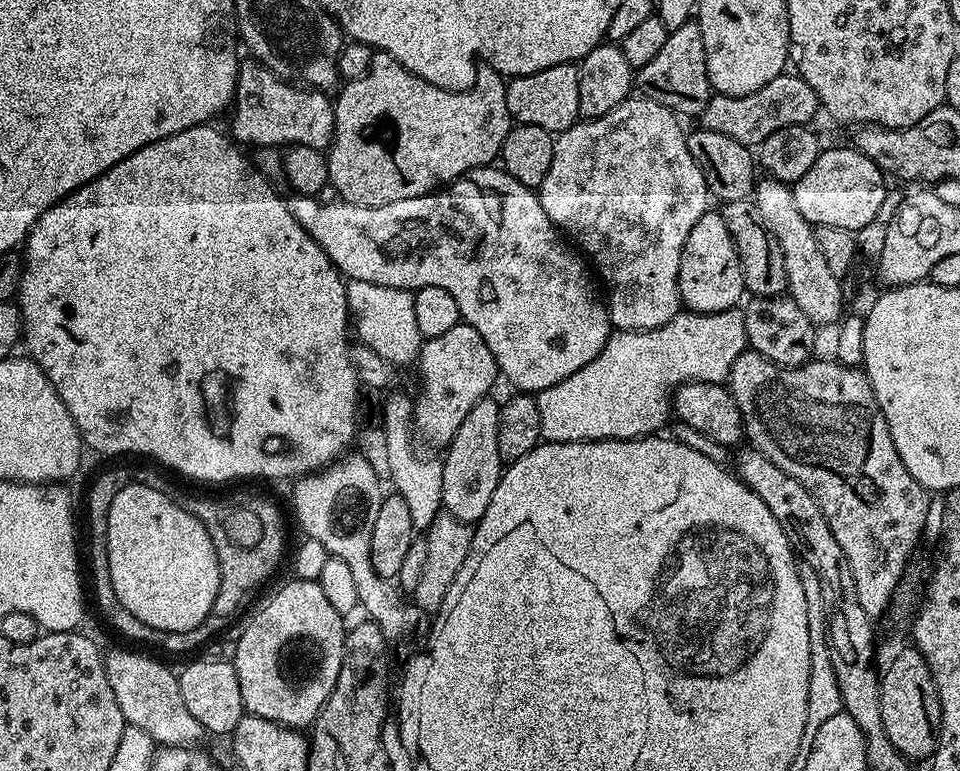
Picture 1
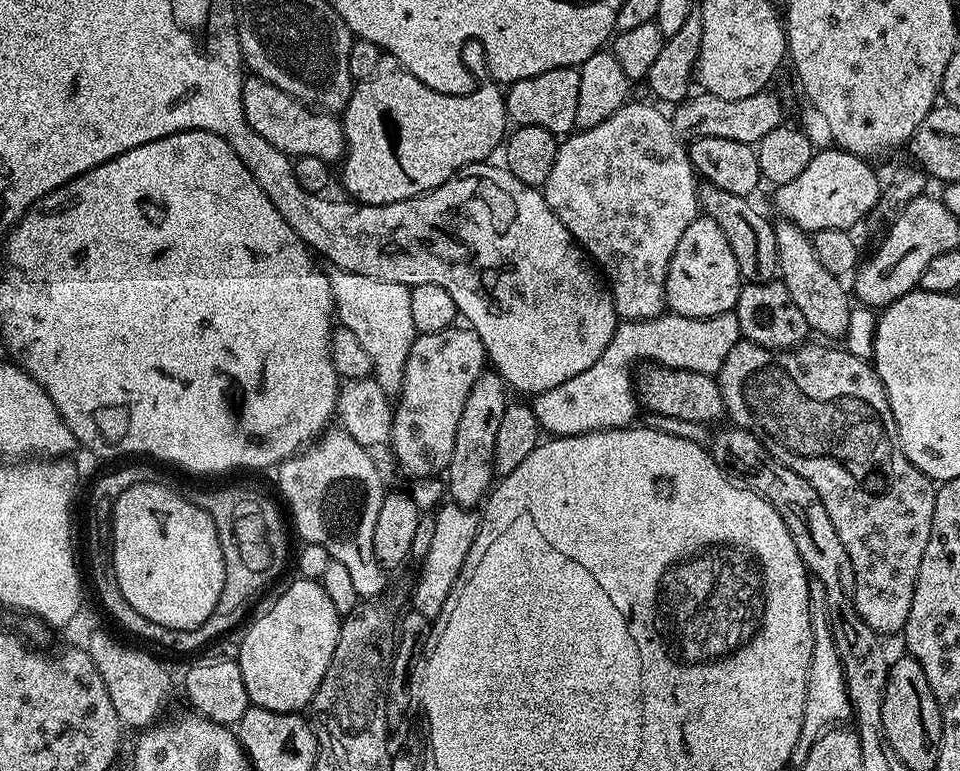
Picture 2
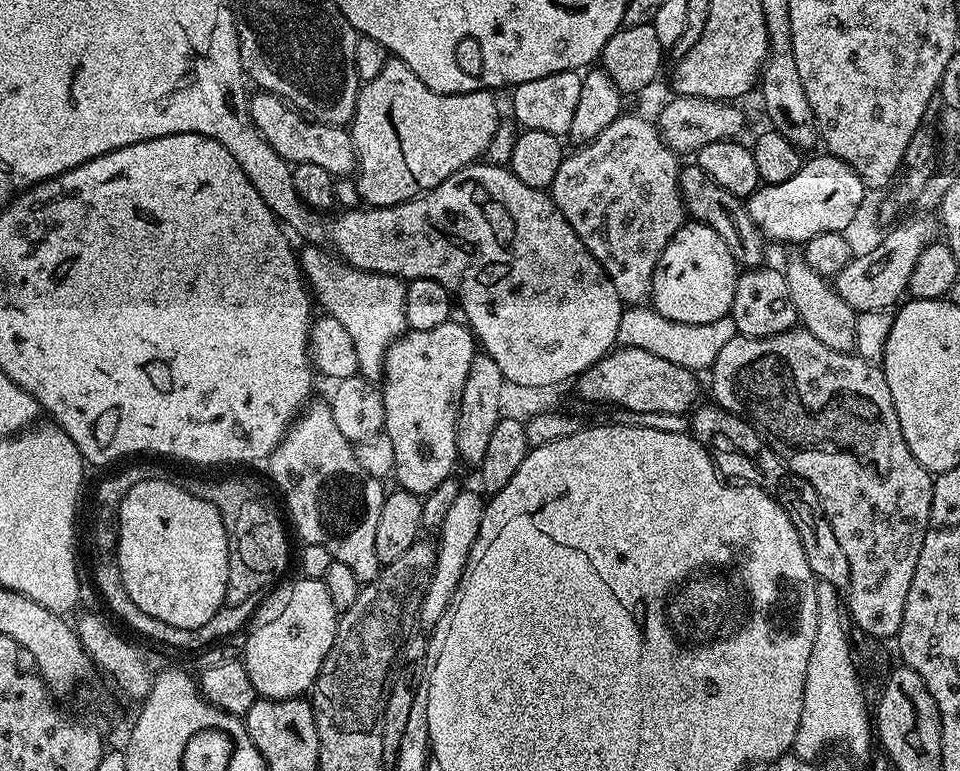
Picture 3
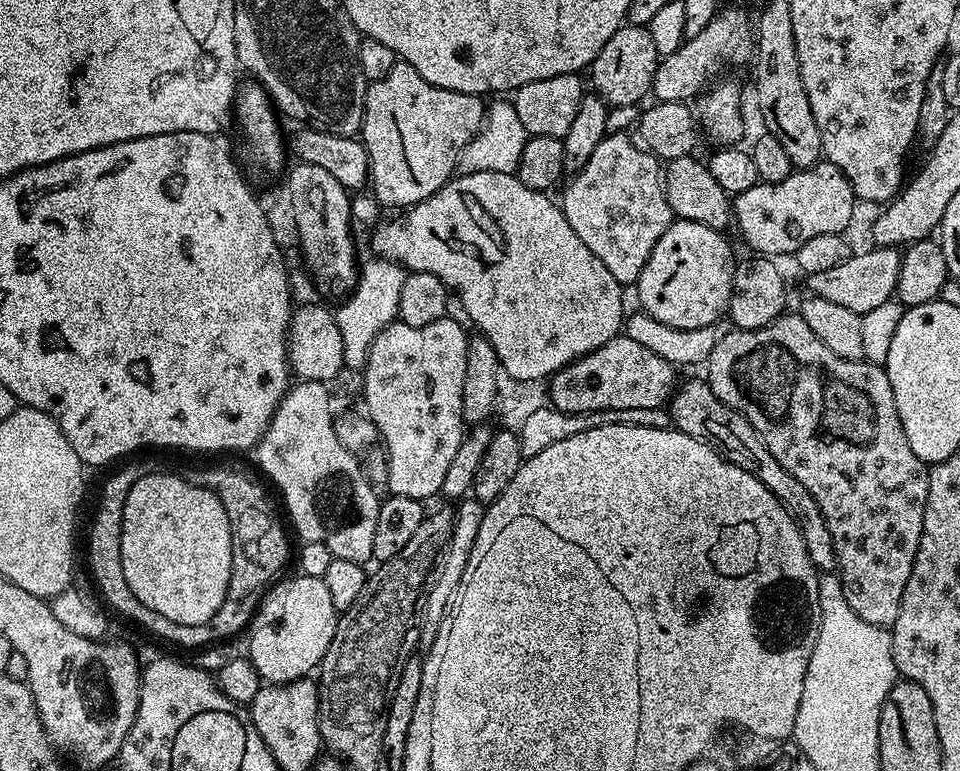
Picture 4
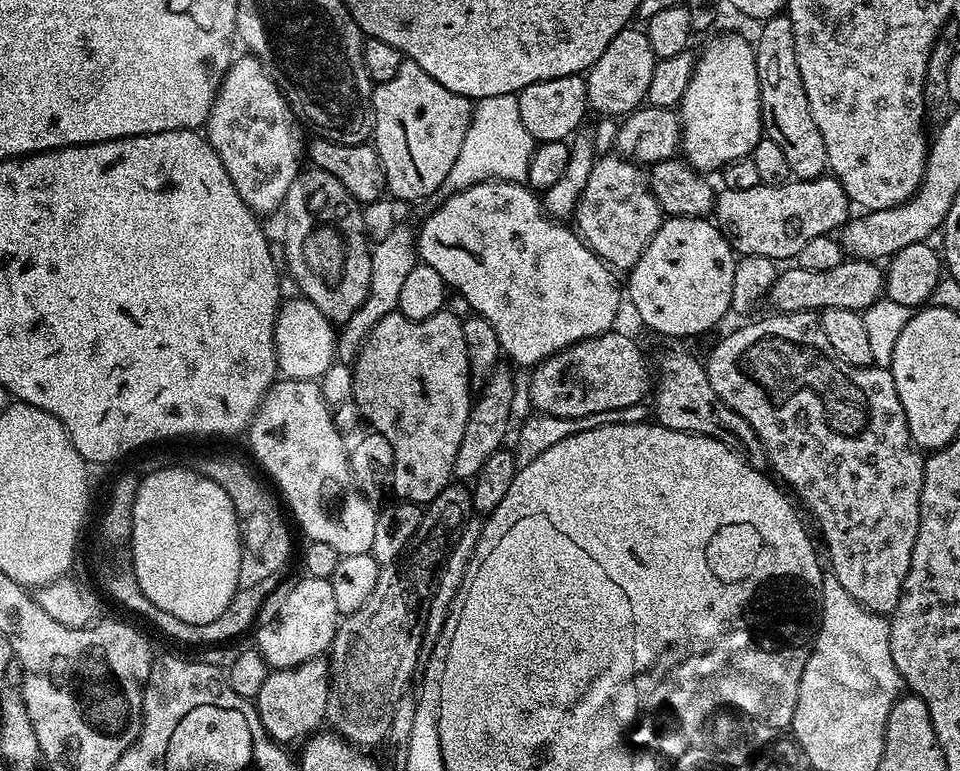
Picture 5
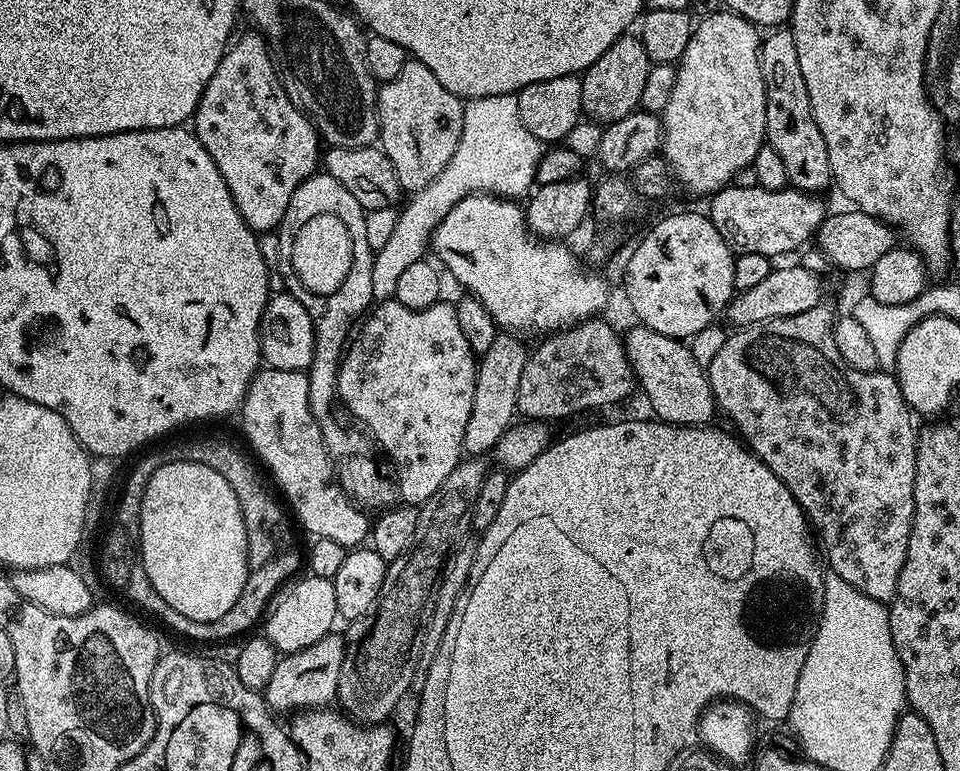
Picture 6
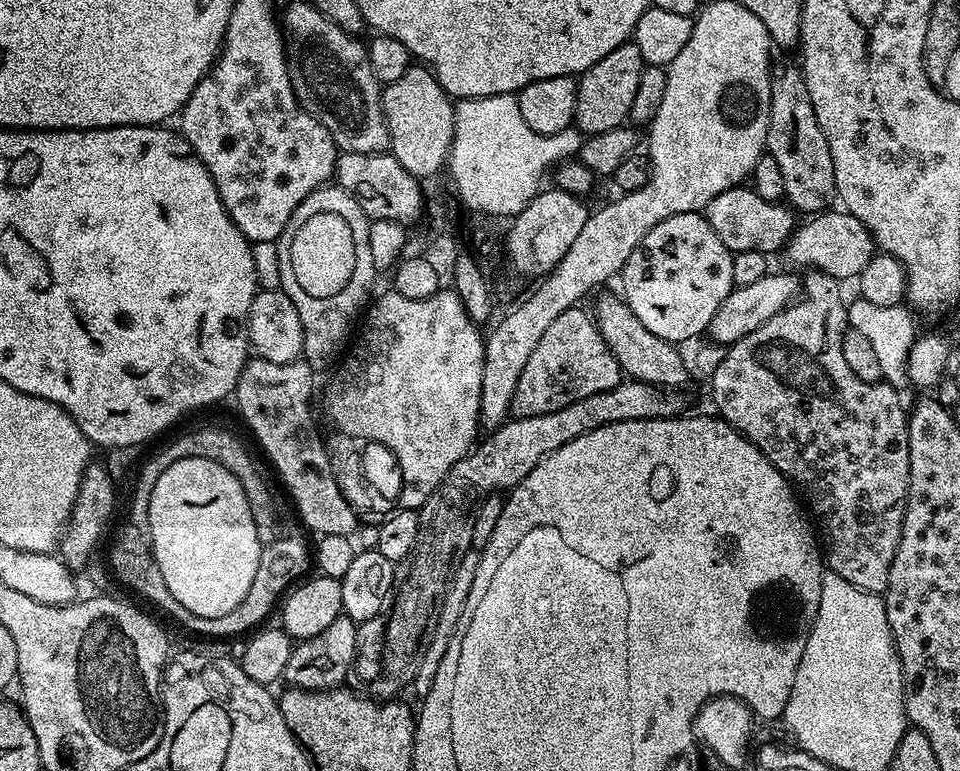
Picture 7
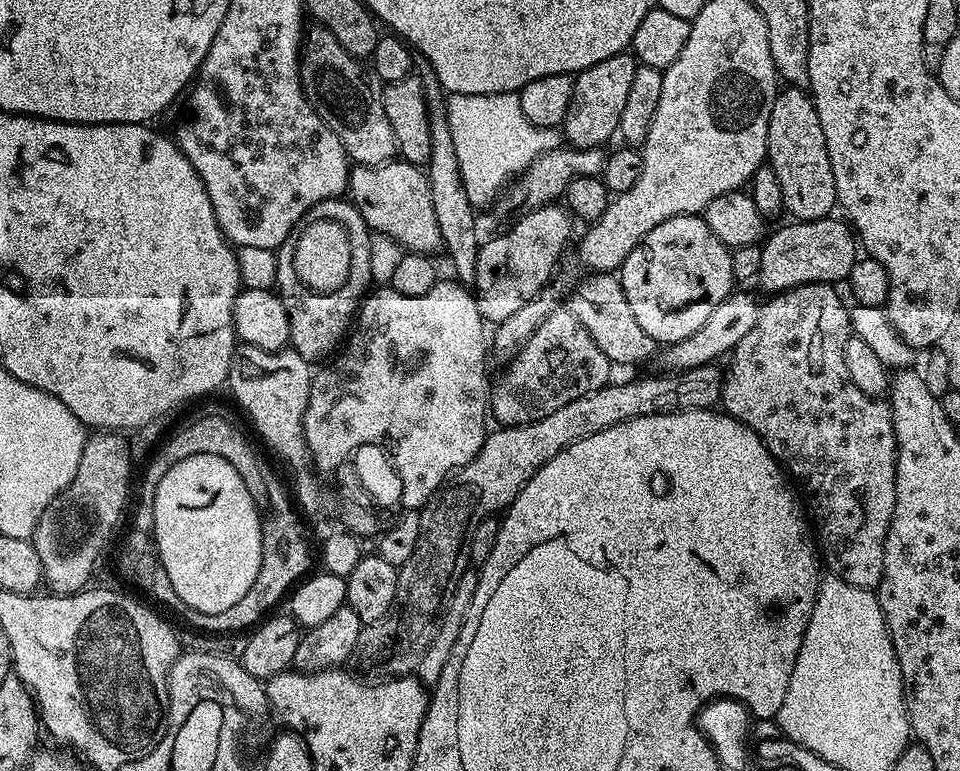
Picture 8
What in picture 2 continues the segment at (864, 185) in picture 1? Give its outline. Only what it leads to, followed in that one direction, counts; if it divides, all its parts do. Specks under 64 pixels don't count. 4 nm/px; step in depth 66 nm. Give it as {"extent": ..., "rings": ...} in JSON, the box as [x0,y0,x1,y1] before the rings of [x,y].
{"extent":[775,147,882,234],"rings":[[[827,147],[813,155],[810,166],[806,166],[794,182],[786,182],[775,189],[779,215],[809,234],[831,228],[855,229],[855,224],[867,217],[880,197],[882,180],[876,177],[865,157],[850,154],[844,148]]]}

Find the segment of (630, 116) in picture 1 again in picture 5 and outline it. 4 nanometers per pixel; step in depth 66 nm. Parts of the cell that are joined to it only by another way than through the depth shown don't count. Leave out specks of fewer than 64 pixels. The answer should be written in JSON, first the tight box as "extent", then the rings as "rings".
{"extent":[574,154,662,270],"rings":[[[619,154],[611,155],[601,155],[590,170],[590,178],[574,213],[575,227],[584,243],[605,264],[616,270],[631,270],[659,230],[662,213],[648,188],[645,169]]]}

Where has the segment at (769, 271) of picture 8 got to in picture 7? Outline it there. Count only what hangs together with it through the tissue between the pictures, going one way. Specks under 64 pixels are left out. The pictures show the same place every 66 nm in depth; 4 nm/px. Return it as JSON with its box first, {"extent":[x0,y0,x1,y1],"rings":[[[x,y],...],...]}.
{"extent":[786,210,877,282],"rings":[[[825,210],[817,212],[811,218],[799,225],[792,233],[786,245],[788,260],[792,264],[801,264],[804,270],[819,270],[835,276],[841,282],[859,277],[860,271],[870,262],[877,251],[876,243],[872,240],[870,230],[858,222],[848,212],[843,210]]]}

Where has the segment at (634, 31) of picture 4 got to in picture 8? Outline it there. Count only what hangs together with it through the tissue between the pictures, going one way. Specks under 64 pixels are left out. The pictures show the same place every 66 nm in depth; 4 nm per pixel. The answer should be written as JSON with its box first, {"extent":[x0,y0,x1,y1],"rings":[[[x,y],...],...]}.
{"extent":[562,50,638,148],"rings":[[[625,50],[575,73],[572,85],[572,105],[562,125],[562,136],[573,148],[598,148],[607,145],[611,136],[620,130],[620,119],[638,61],[631,51]]]}

